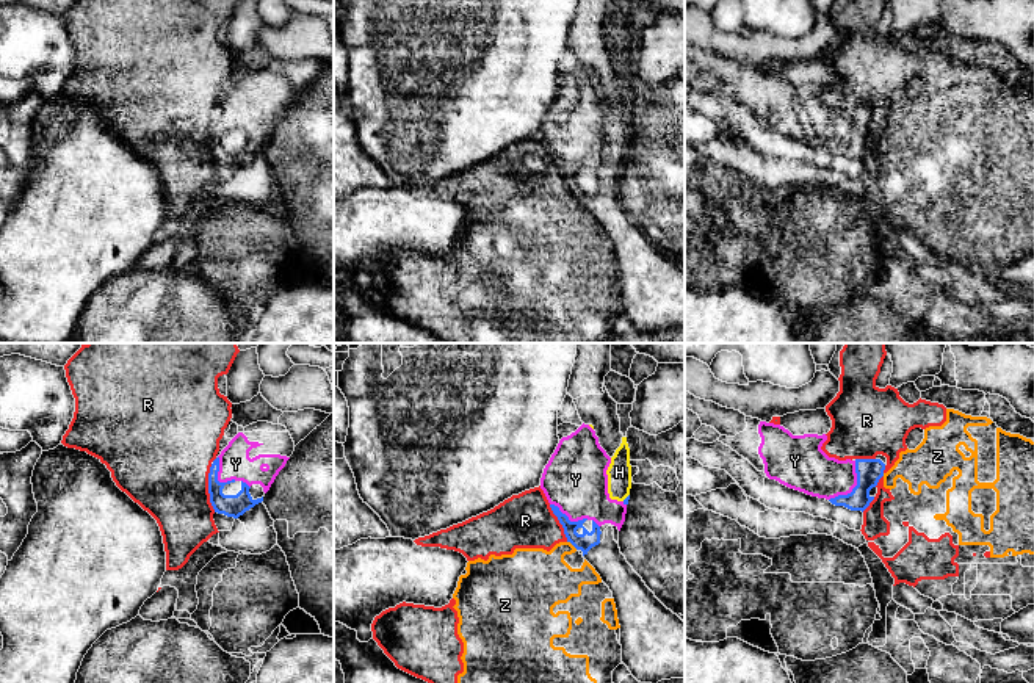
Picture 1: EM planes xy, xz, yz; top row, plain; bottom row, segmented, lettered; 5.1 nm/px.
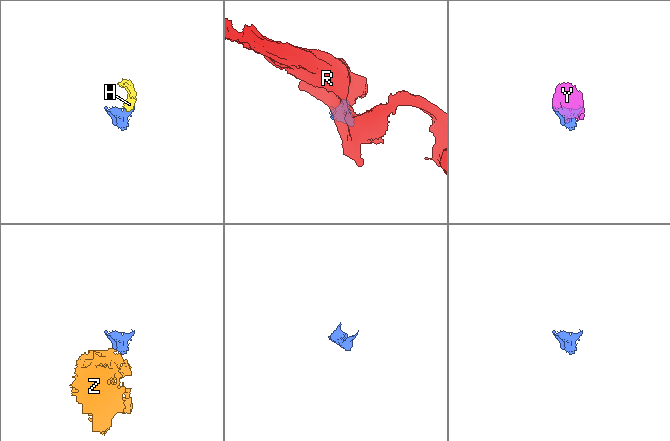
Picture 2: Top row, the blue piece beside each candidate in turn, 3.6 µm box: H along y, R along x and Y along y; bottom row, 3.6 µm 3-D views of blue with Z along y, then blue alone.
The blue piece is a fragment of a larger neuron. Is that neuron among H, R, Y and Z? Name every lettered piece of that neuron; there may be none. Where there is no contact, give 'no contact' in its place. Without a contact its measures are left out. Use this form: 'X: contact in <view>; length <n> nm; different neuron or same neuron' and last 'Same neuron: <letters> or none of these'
H: contact in xz; length 50 nm; same neuron
R: contact in xy; length 240 nm; different neuron
Y: contact in yz; length 240 nm; same neuron
Z: contact in xz; length 70 nm; different neuron
Same neuron: H, Y

